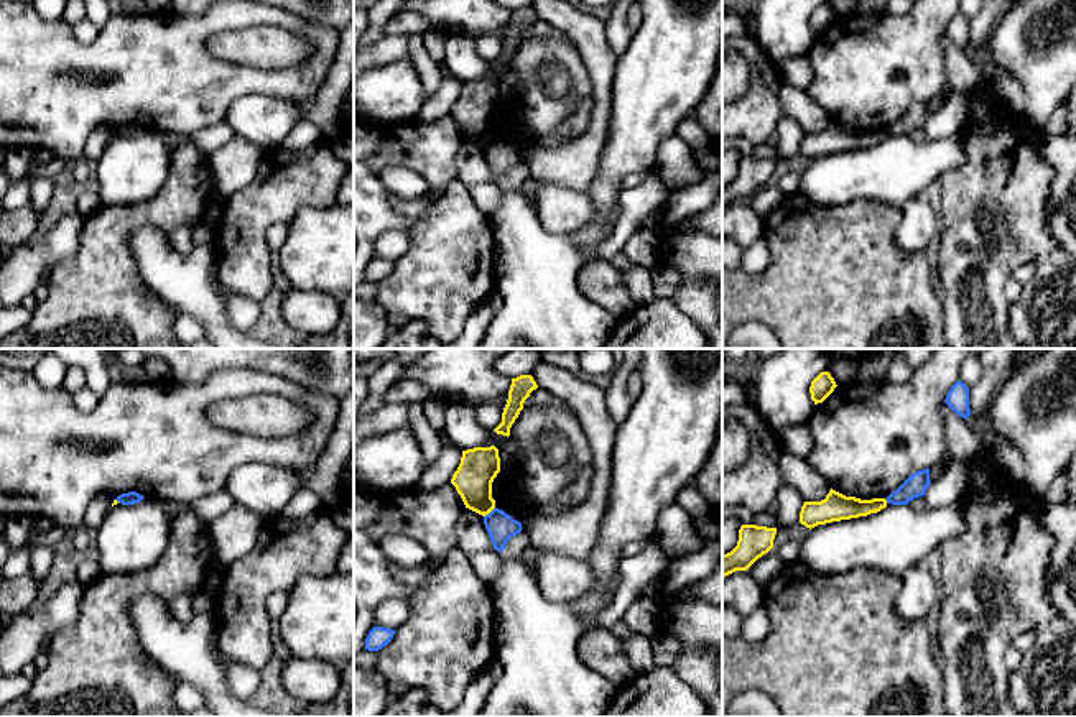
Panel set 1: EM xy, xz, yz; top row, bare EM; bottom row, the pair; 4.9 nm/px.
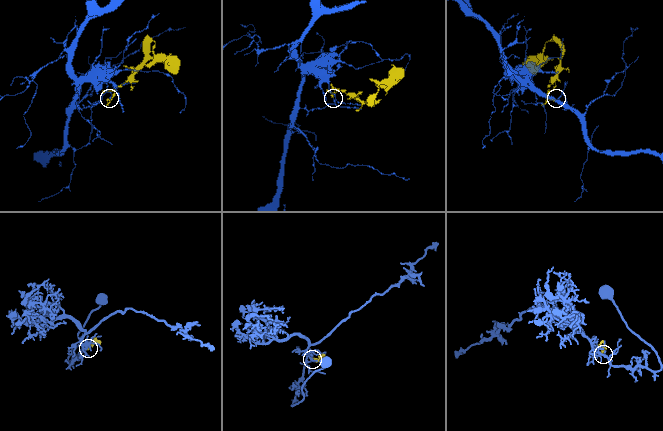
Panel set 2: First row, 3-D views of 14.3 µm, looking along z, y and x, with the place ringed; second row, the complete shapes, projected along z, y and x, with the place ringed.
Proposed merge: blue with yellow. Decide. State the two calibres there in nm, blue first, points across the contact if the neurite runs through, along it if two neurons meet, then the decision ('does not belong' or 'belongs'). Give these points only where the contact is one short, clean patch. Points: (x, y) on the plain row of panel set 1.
140 nm thick on the blue side, 190 nm on the other; border along xz (494, 138), (484, 148); does not belong

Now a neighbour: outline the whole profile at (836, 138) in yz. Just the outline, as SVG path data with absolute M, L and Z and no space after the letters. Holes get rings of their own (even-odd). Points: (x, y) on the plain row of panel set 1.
M831 120L824 132L803 135L800 155L811 161L818 156L867 148L885 138L885 130L860 132L856 128L846 128Z

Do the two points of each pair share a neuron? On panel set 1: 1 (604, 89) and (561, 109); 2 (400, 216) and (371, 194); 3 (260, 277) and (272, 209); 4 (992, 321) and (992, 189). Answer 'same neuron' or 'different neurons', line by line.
1: different neurons
2: same neuron
3: same neuron
4: same neuron

